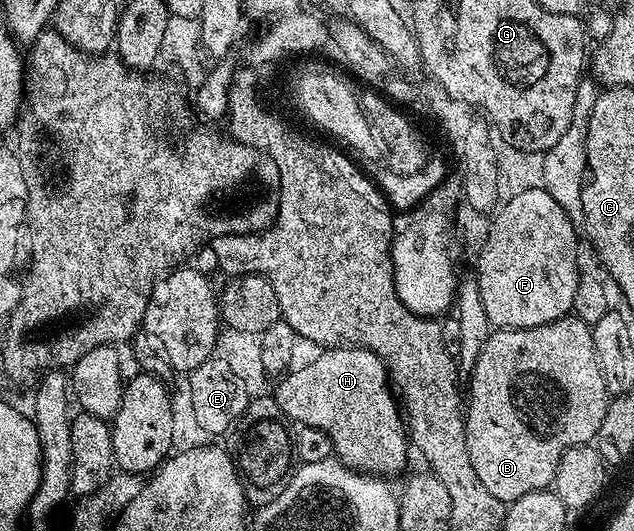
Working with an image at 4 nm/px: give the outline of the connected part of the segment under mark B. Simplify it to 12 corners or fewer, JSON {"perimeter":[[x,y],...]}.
{"perimeter":[[591,325],[500,328],[469,374],[493,498],[550,489],[609,393]]}

